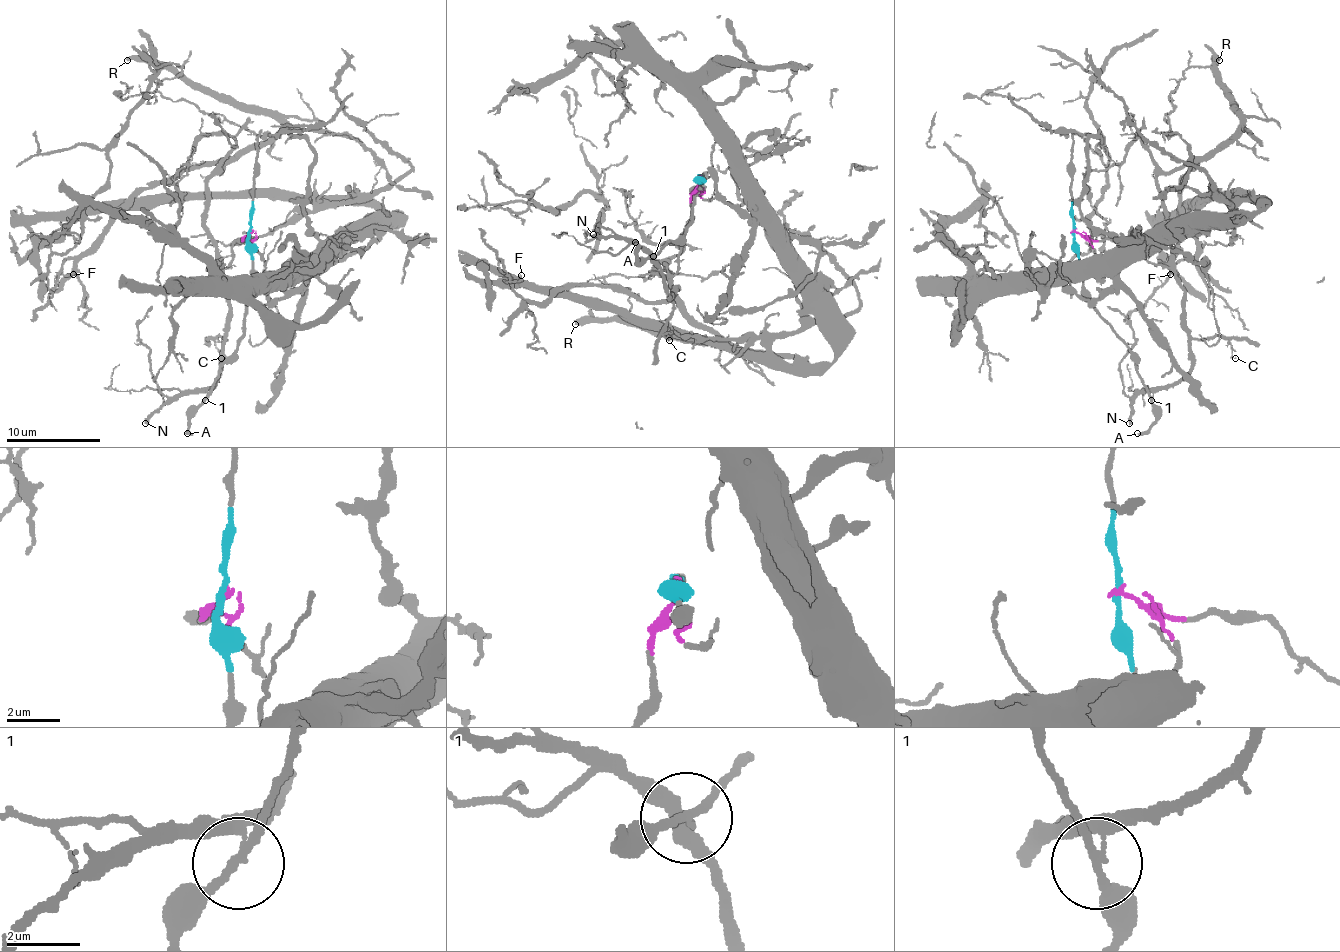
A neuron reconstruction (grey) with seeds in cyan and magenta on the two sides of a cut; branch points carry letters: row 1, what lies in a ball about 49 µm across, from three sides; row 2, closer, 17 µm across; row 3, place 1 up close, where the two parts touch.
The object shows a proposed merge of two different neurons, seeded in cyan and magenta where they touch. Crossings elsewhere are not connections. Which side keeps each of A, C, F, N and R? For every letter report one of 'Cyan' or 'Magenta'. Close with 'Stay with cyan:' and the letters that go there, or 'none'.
A: Cyan
C: Magenta
F: Magenta
N: Magenta
R: Magenta
Stay with cyan: A

